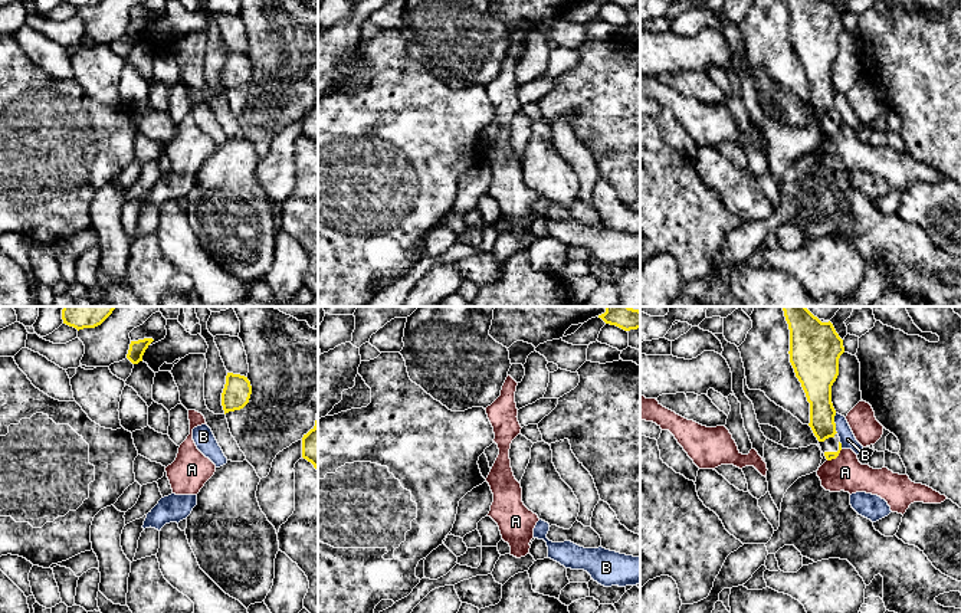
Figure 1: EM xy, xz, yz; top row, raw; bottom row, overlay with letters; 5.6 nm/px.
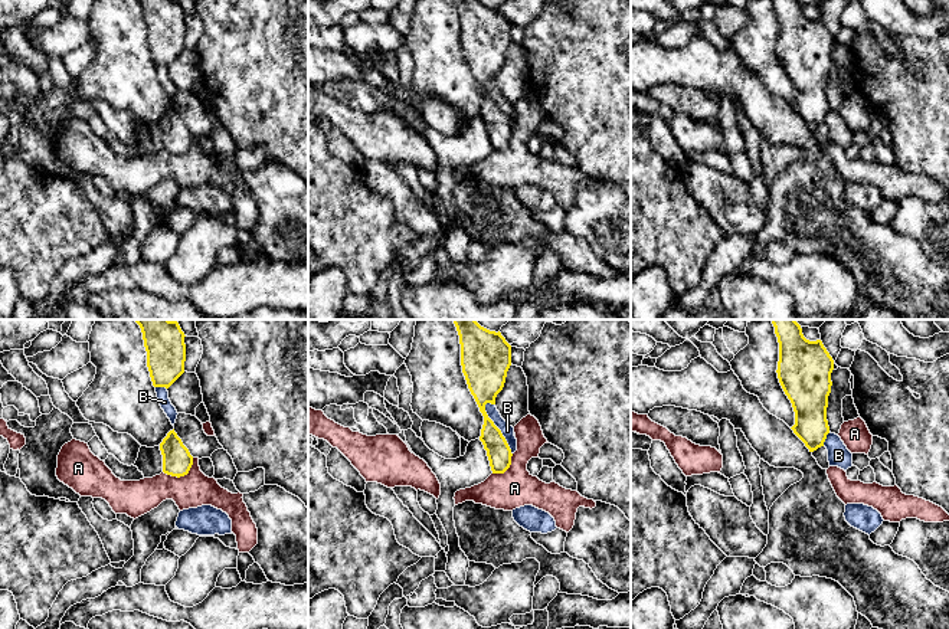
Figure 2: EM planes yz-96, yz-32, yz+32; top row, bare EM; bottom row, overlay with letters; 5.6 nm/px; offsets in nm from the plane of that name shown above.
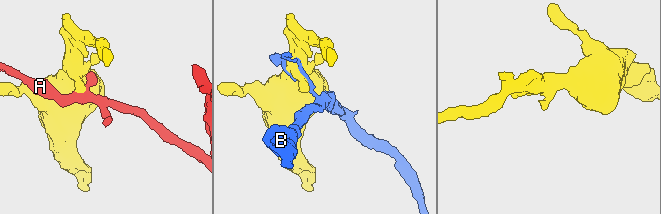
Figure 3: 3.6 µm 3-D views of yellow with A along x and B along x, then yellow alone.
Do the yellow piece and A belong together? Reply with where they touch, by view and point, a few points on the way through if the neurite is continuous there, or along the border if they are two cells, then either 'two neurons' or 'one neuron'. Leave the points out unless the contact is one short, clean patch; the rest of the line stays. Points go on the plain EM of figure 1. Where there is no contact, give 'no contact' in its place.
contact yz (835, 135); border yz (842, 127), (835, 135), (827, 138); two neurons

